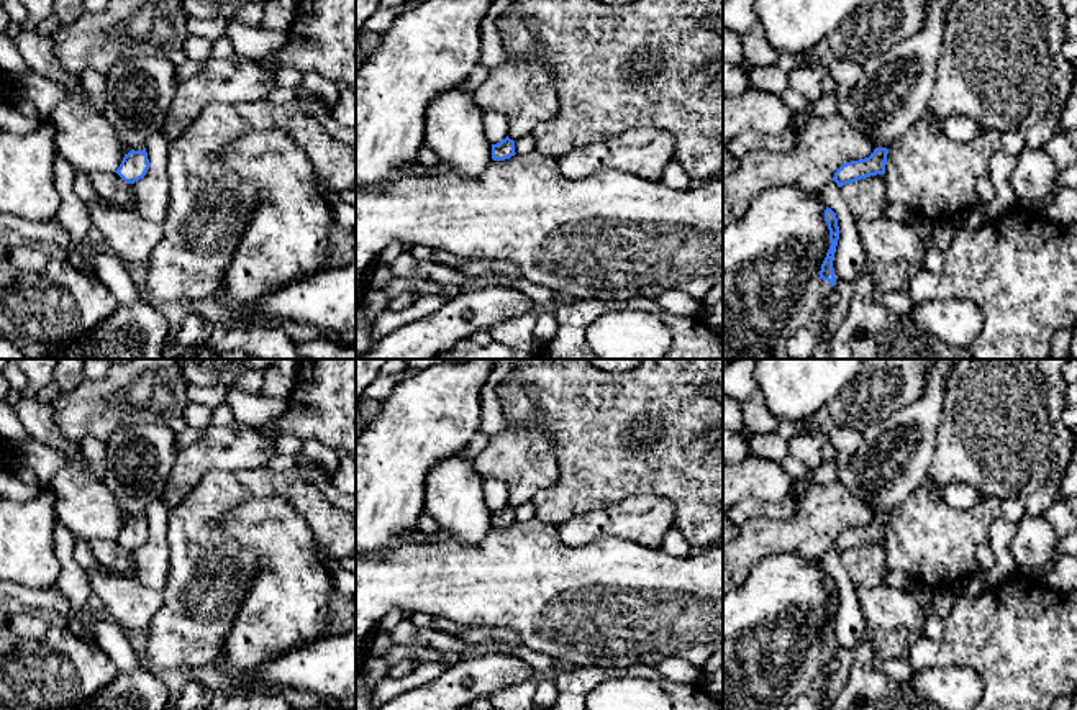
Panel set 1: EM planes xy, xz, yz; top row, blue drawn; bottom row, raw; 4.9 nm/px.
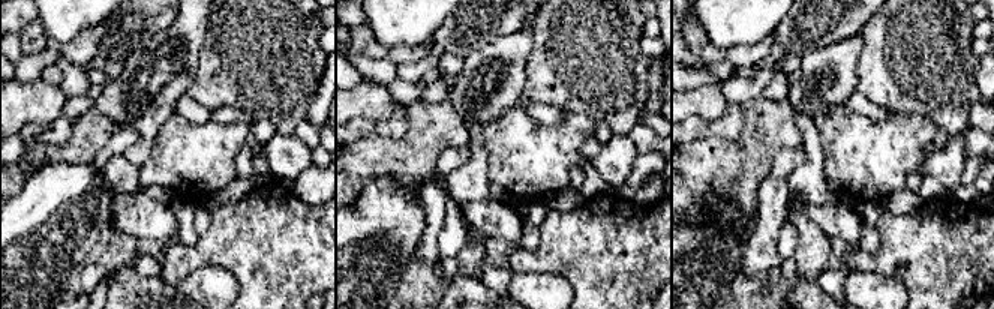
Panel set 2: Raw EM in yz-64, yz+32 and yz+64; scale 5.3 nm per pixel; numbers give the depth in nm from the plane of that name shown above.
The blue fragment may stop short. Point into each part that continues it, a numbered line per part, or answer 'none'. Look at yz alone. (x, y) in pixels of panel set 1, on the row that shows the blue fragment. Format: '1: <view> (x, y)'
1: yz (892, 94)

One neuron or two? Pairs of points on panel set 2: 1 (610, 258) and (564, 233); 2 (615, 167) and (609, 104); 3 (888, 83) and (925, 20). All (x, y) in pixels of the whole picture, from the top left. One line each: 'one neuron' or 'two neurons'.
1: one neuron
2: two neurons
3: one neuron

